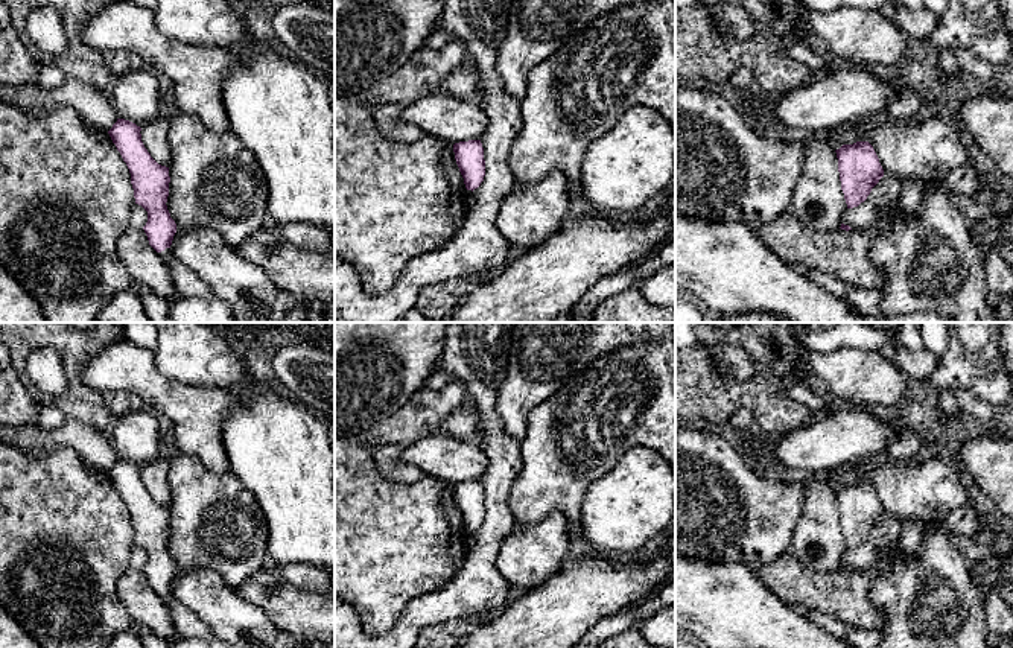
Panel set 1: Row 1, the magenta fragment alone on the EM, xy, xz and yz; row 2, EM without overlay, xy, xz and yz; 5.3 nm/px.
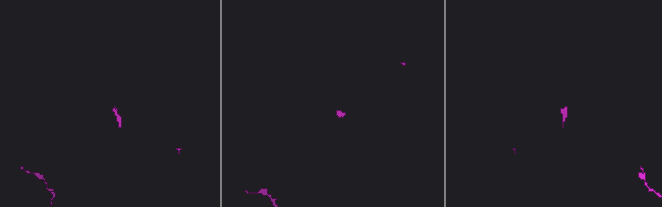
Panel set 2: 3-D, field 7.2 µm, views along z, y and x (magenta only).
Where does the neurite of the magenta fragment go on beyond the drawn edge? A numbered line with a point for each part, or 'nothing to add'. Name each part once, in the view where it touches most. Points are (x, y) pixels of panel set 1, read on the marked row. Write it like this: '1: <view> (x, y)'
1: xy (187, 283)

